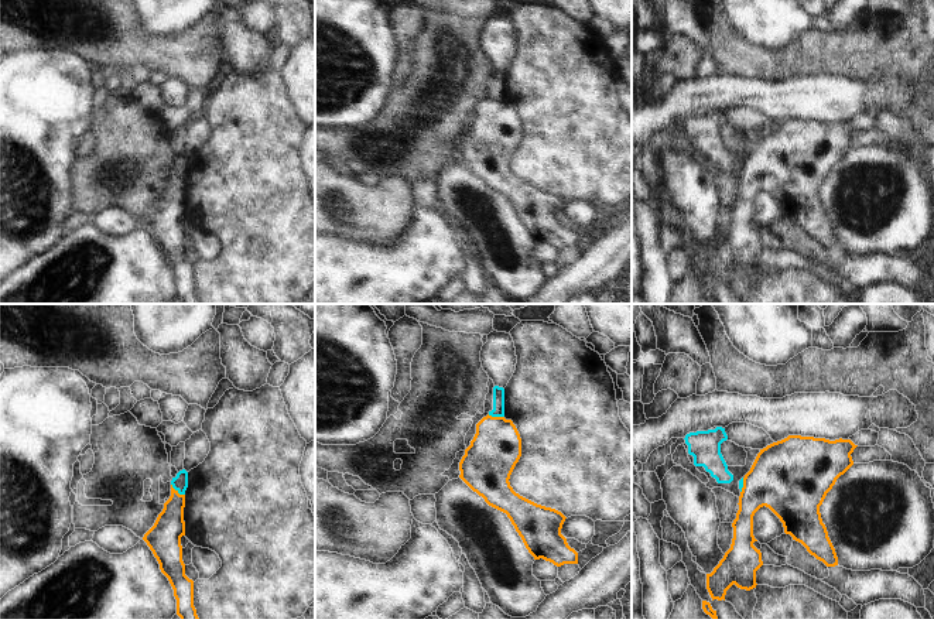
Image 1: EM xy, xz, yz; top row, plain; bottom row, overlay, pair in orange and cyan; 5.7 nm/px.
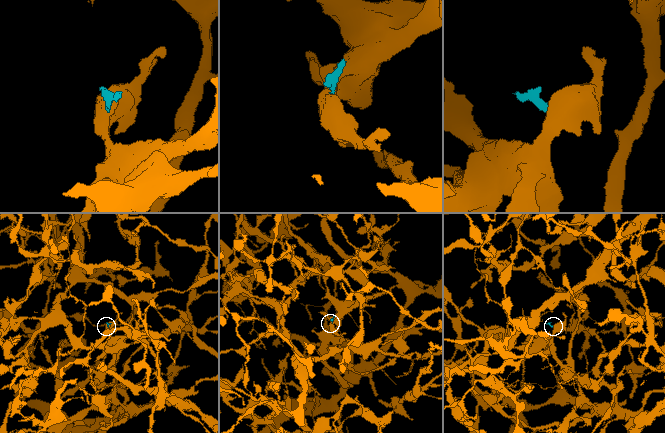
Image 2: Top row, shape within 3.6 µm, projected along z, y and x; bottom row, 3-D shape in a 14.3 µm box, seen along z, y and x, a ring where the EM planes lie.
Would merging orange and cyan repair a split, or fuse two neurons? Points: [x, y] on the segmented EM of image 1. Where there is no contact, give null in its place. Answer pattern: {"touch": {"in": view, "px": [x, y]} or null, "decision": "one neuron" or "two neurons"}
{"touch": {"in": "xy", "px": [177, 491]}, "decision": "two neurons"}

